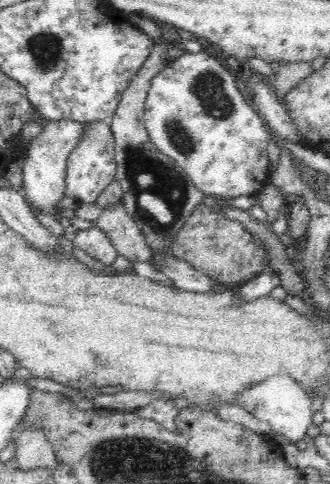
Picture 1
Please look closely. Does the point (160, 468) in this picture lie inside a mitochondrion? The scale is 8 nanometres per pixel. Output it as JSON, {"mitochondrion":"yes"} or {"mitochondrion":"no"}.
{"mitochondrion":"yes"}

